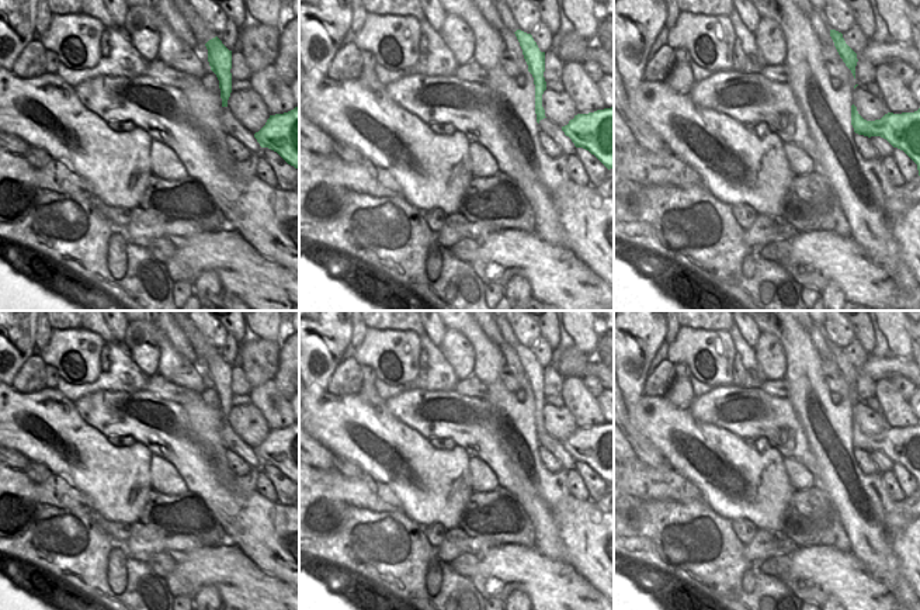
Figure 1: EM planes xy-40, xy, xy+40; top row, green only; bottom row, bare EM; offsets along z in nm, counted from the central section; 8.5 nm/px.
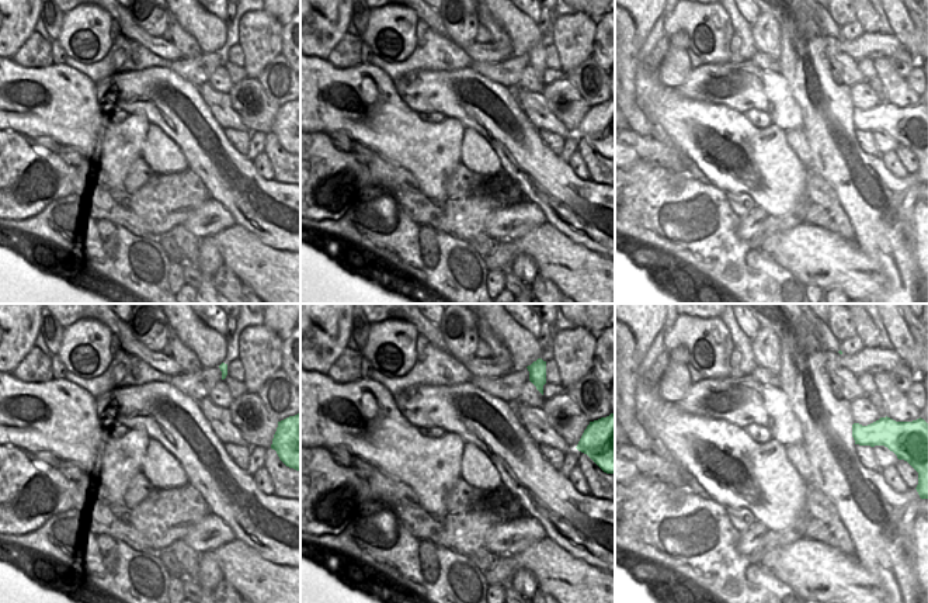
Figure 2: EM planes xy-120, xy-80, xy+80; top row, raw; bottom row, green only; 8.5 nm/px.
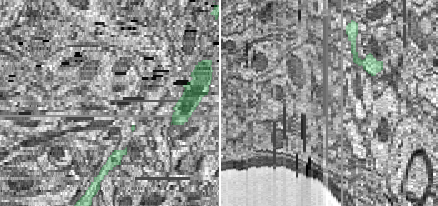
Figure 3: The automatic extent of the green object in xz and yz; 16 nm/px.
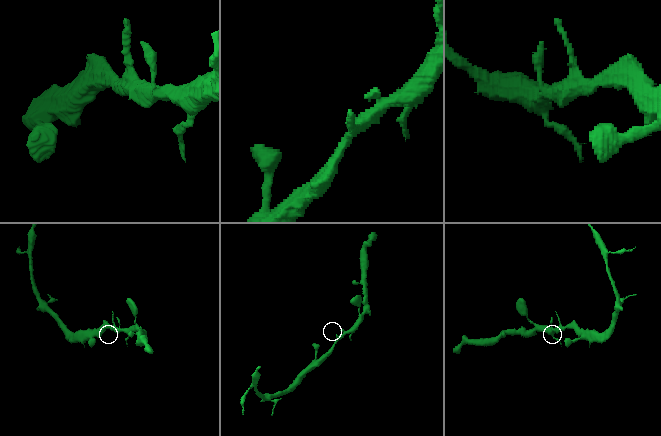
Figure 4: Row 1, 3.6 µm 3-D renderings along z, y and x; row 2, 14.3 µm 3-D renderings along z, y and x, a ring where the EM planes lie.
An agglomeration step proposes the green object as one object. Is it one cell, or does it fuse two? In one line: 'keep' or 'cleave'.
keep

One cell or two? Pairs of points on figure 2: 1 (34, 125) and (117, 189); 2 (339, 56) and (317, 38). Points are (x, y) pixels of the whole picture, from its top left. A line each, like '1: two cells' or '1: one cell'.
1: one cell
2: two cells

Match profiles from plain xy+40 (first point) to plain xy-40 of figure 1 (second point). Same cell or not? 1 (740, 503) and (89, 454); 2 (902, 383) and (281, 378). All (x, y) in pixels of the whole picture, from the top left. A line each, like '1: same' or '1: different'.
1: same
2: same

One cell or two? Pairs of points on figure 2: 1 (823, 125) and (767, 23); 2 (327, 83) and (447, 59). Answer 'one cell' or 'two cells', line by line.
1: two cells
2: two cells

